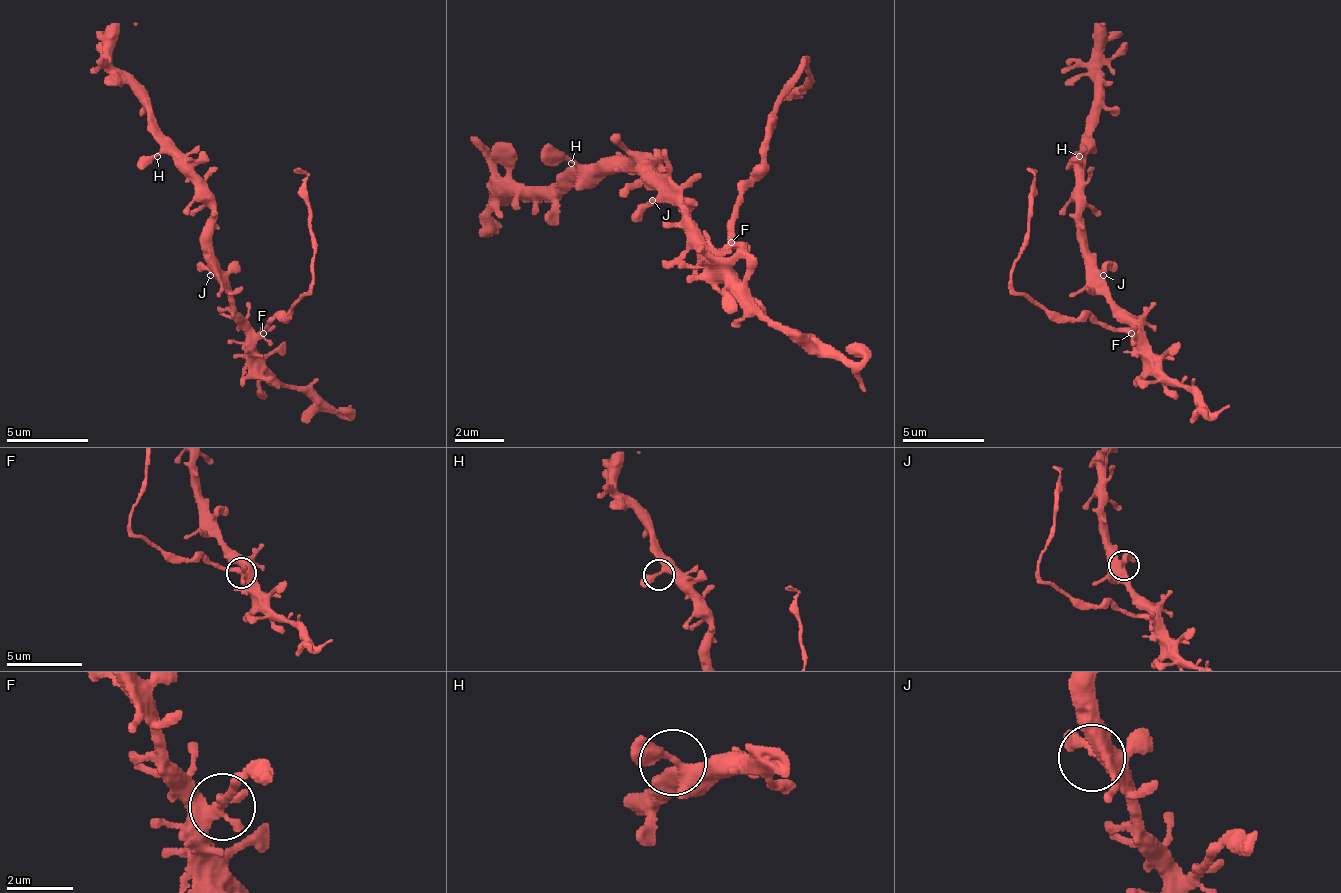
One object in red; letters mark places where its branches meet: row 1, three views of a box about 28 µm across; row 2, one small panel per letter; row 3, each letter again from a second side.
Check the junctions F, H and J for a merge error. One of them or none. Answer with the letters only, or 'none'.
F

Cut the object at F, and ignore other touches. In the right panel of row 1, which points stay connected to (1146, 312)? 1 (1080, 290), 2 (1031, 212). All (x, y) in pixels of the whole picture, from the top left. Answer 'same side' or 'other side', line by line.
1: same side
2: other side

